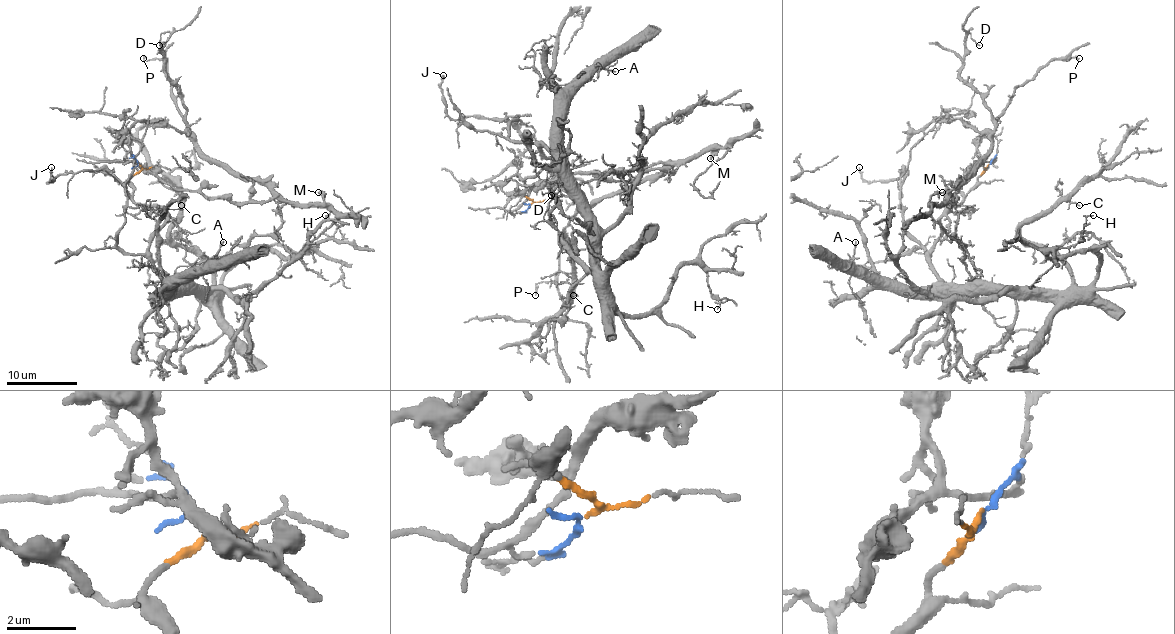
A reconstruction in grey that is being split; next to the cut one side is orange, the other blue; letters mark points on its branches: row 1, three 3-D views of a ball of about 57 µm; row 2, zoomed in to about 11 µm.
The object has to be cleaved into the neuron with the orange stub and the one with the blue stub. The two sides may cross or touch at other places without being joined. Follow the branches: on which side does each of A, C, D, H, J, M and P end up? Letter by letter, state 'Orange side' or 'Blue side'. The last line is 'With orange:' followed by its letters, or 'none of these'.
A: Orange side
C: Orange side
D: Blue side
H: Orange side
J: Orange side
M: Blue side
P: Blue side
With orange: A, C, H, J

